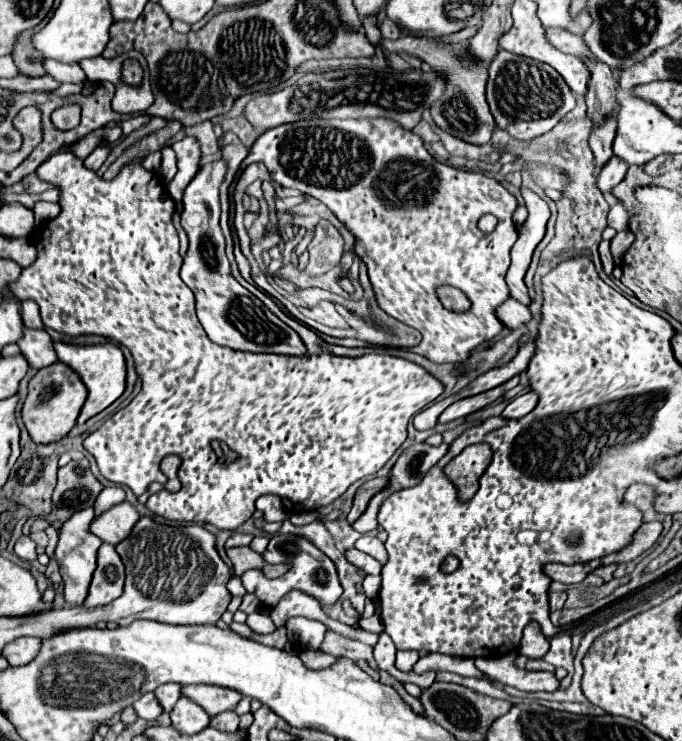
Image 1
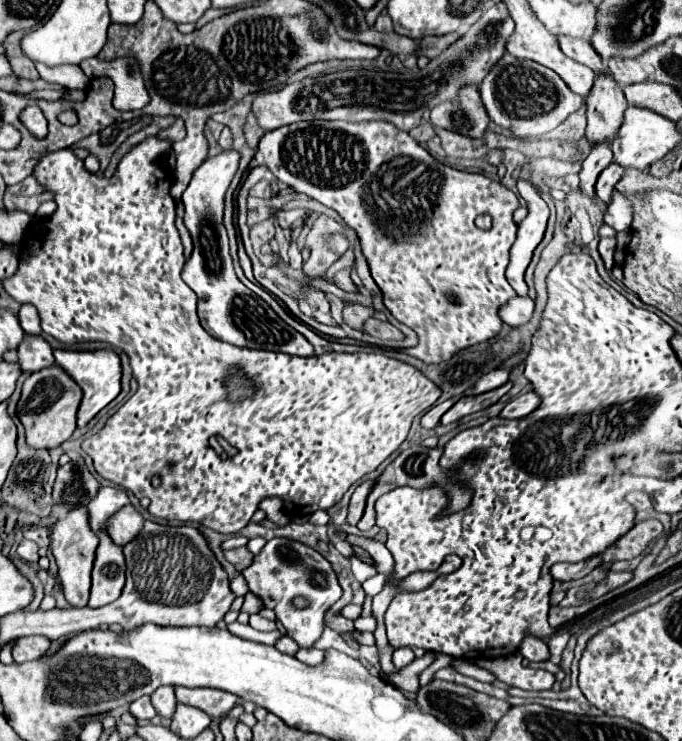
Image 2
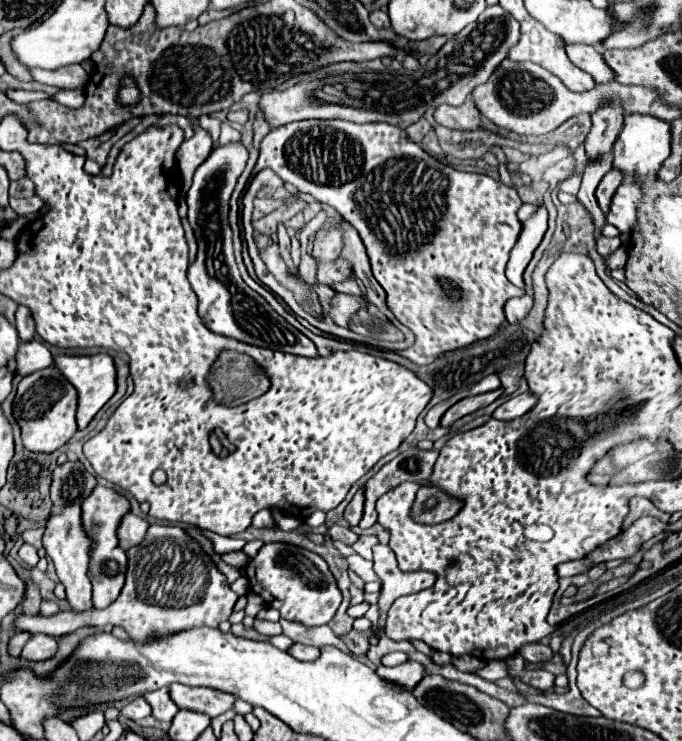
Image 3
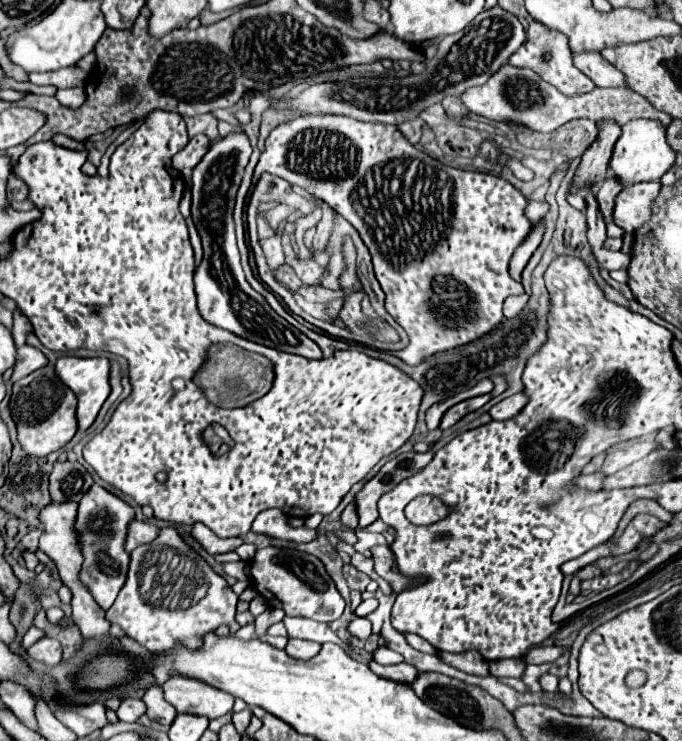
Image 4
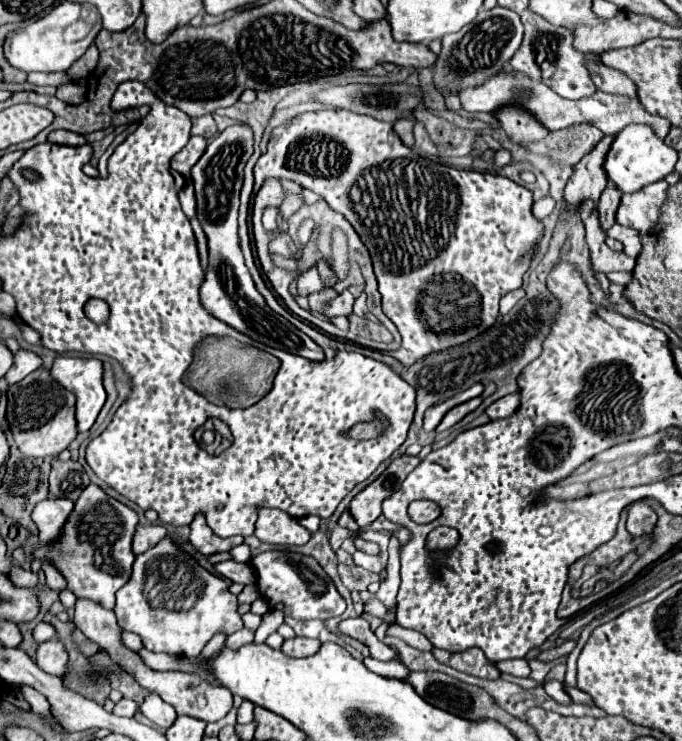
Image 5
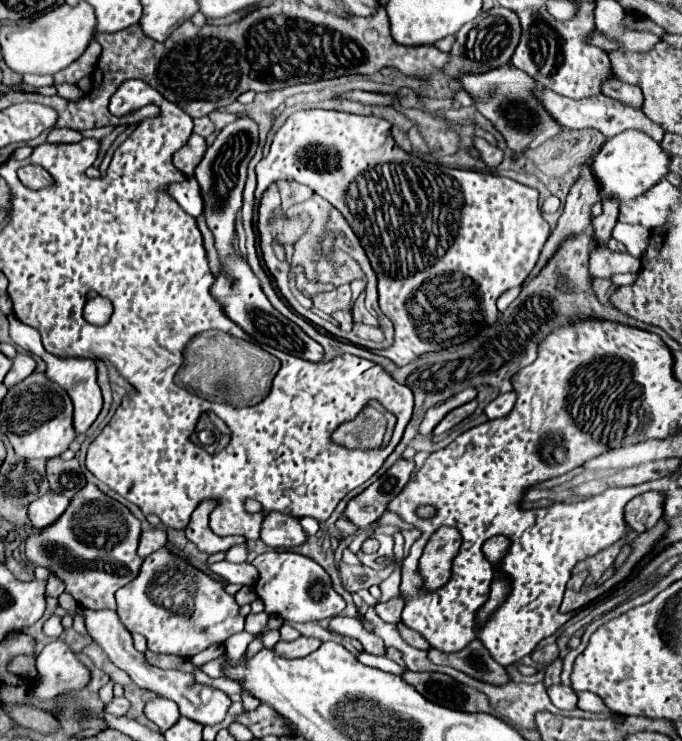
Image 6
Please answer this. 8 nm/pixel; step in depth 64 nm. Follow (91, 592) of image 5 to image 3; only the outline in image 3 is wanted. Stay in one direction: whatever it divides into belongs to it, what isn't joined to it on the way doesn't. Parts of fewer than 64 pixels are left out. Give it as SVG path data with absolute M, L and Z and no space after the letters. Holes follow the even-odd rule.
M96 486L92 494L82 502L82 528L92 540L92 556L90 556L90 568L88 568L88 578L94 588L94 606L96 608L108 608L120 594L124 586L124 574L128 568L128 558L126 552L120 548L118 538L116 538L116 528L120 526L120 520L124 514L130 512L130 502L104 486Z

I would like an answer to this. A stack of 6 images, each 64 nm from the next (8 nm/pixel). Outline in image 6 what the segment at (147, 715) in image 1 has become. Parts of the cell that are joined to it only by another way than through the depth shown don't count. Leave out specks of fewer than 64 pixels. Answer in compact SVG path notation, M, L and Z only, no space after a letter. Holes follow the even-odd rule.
M114 696L110 704L104 704L104 710L106 710L108 714L112 714L112 716L124 716L128 708L130 708L130 702L128 702L124 696L120 696L120 698Z

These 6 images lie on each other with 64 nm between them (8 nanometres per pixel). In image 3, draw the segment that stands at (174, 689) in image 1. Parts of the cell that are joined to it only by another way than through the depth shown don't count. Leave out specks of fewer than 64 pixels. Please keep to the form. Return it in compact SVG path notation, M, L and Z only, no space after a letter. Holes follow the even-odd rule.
M160 688L160 690L152 690L148 694L144 694L144 698L148 700L148 704L152 706L152 716L158 720L158 722L170 722L178 708L176 704L170 700L168 696L168 688Z

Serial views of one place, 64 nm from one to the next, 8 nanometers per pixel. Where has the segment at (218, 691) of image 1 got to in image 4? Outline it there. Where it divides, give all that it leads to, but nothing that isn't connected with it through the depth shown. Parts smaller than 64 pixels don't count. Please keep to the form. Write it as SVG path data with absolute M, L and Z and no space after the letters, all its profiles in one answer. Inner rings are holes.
M172 674L160 688L178 714L196 714L214 720L232 712L234 706L234 698L224 690L180 674Z

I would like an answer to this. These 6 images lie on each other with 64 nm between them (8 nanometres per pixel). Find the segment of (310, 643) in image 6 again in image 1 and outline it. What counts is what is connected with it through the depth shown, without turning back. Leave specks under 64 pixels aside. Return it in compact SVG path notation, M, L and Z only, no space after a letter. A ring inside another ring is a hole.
M304 650L304 652L300 652L298 656L300 656L300 660L302 660L308 668L312 668L312 670L326 668L326 666L334 664L334 660L336 660L334 656L330 656L330 654L326 654L326 652L318 652L318 650Z

